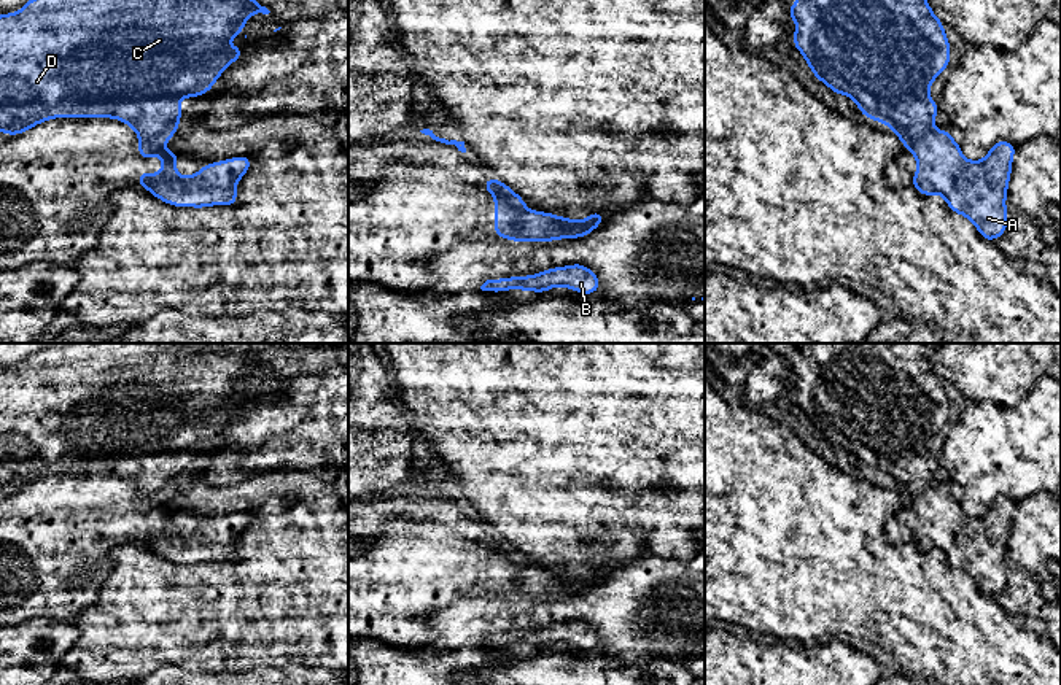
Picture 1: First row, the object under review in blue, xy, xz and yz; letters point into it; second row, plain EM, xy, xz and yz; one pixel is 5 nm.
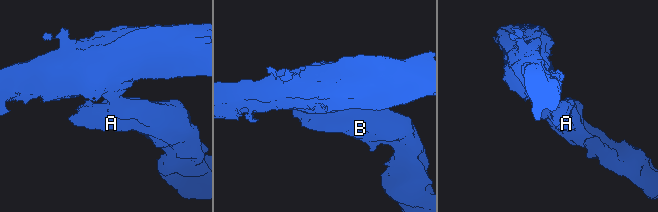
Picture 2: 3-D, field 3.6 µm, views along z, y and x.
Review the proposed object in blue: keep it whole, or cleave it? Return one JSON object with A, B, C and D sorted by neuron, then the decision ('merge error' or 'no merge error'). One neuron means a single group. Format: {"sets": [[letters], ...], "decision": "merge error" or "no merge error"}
{"sets": [["A", "B"], ["C", "D"]], "decision": "merge error"}

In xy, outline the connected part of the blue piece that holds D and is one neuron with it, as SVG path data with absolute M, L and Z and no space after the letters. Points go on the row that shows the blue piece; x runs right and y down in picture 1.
M29 0L19 13L0 16L0 132L14 137L38 122L59 116L116 118L127 122L140 138L151 145L167 143L181 119L181 97L199 97L208 92L224 68L239 60L243 46L231 49L227 41L243 33L243 24L253 13L269 14L270 11L256 0Z

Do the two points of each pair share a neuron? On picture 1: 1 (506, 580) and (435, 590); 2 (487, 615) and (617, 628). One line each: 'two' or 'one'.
1: one
2: one

